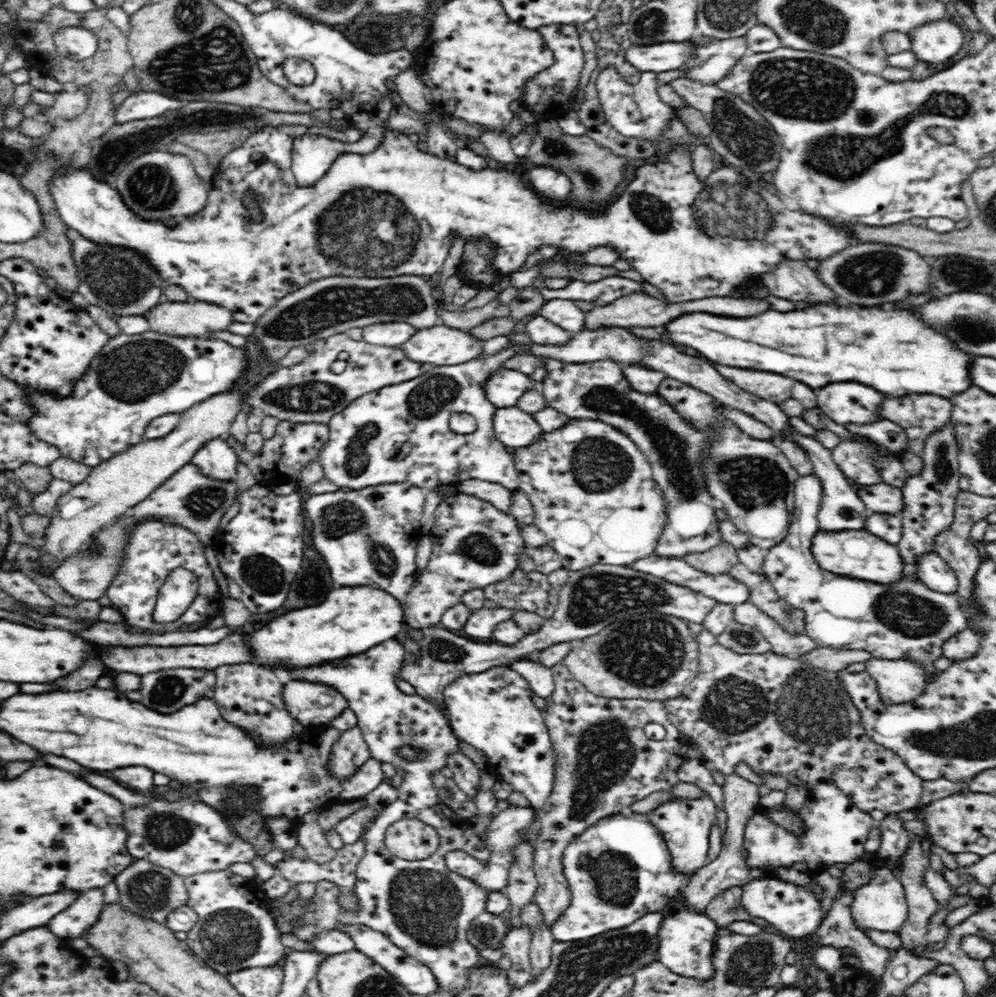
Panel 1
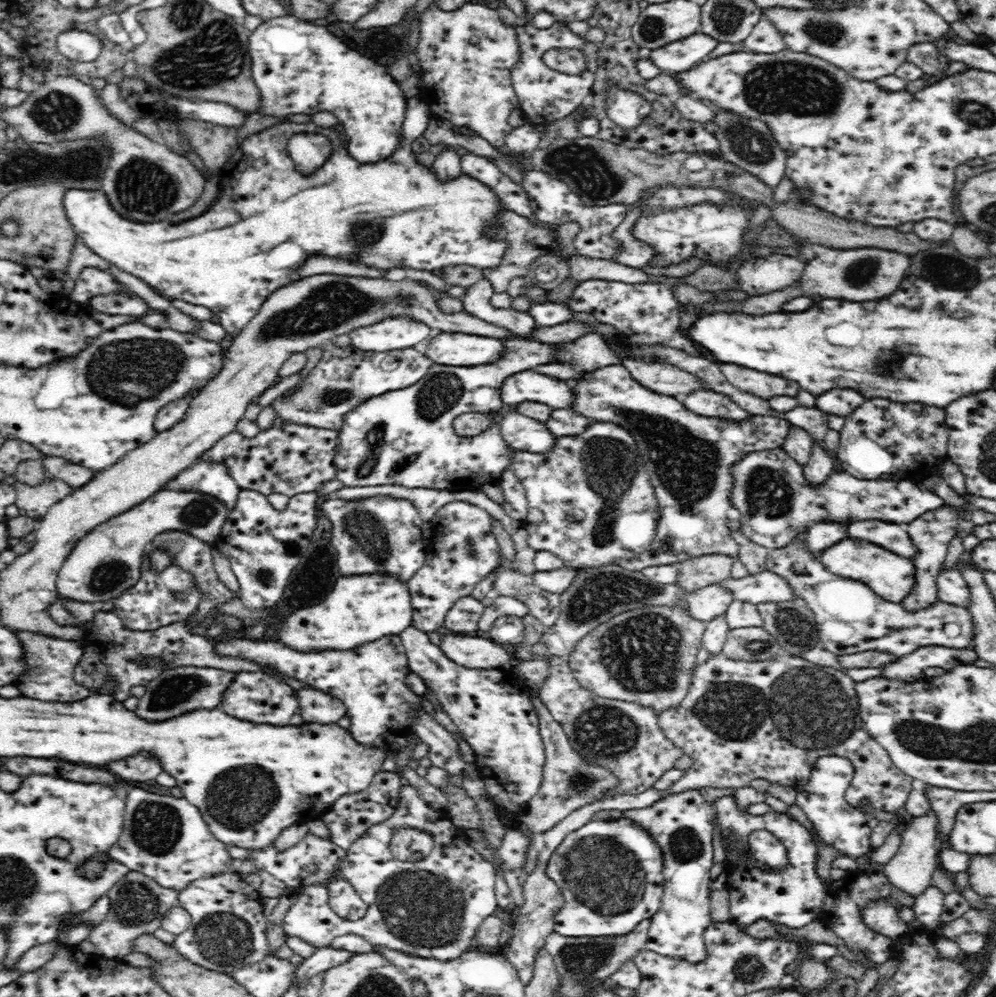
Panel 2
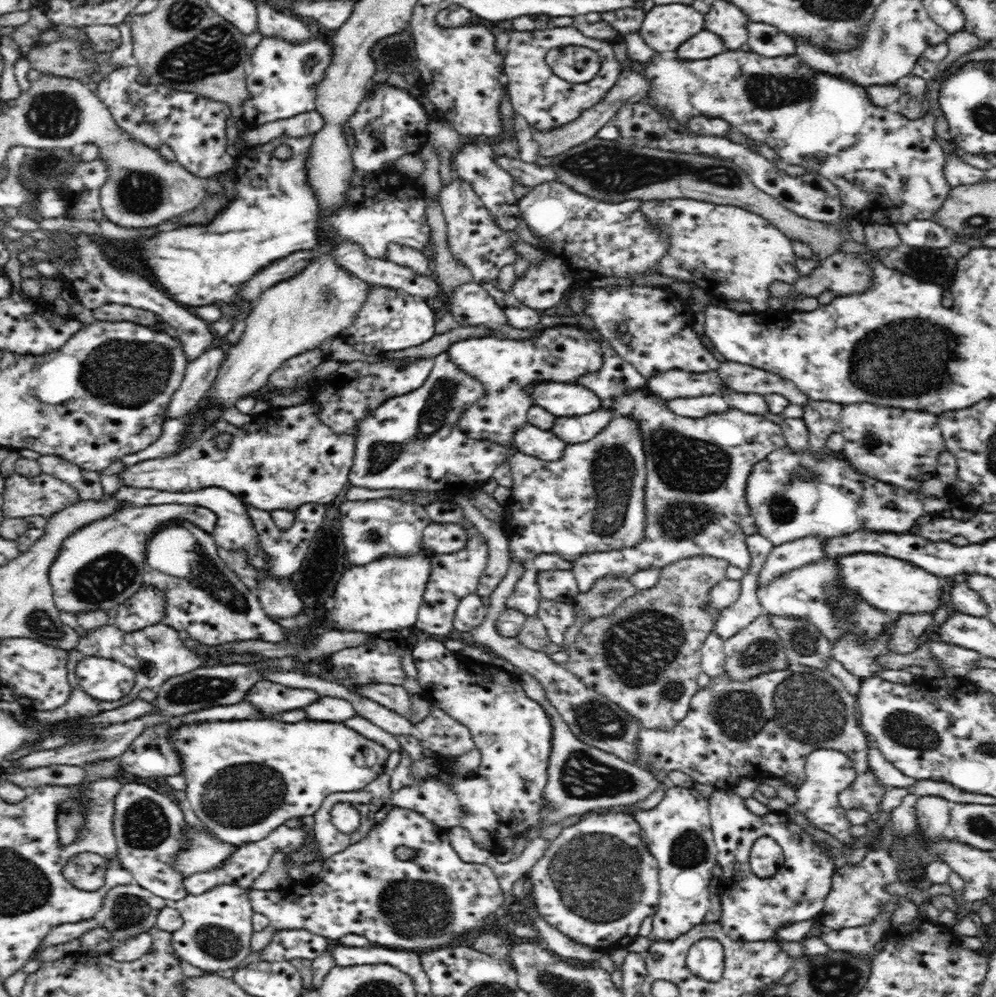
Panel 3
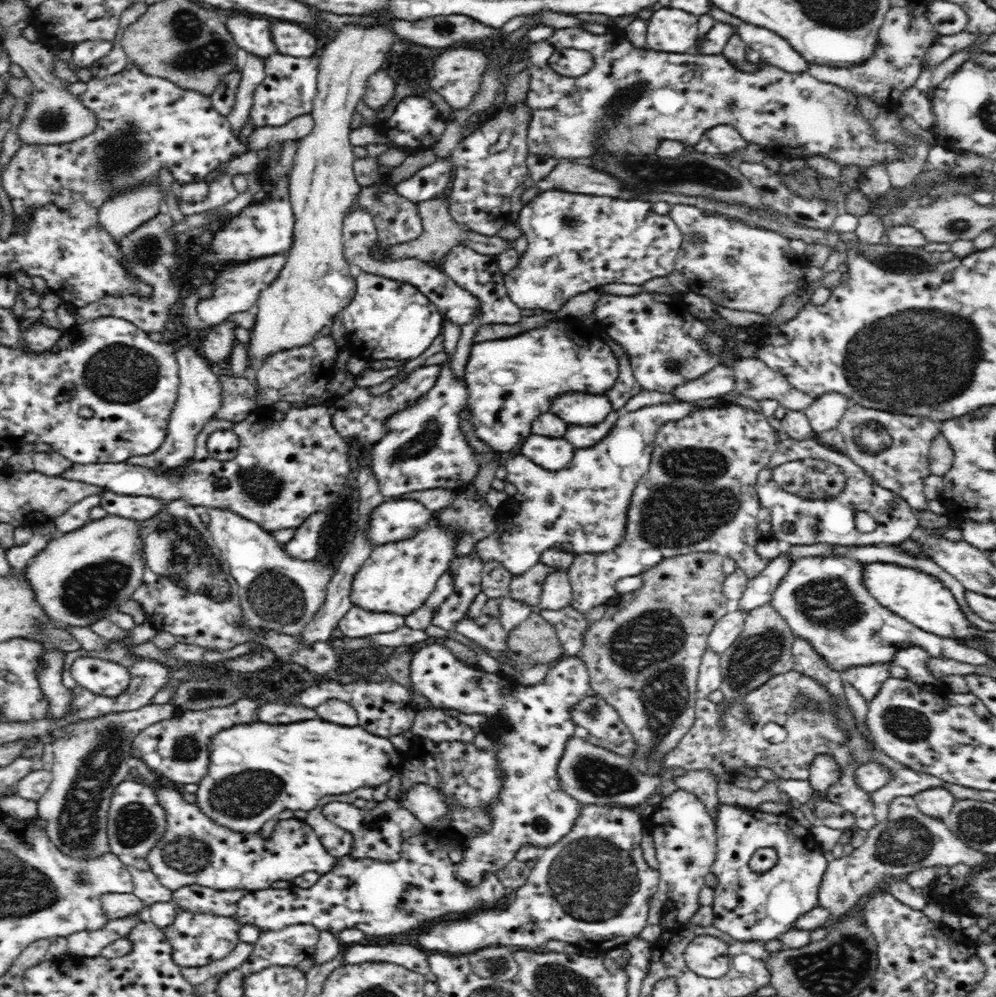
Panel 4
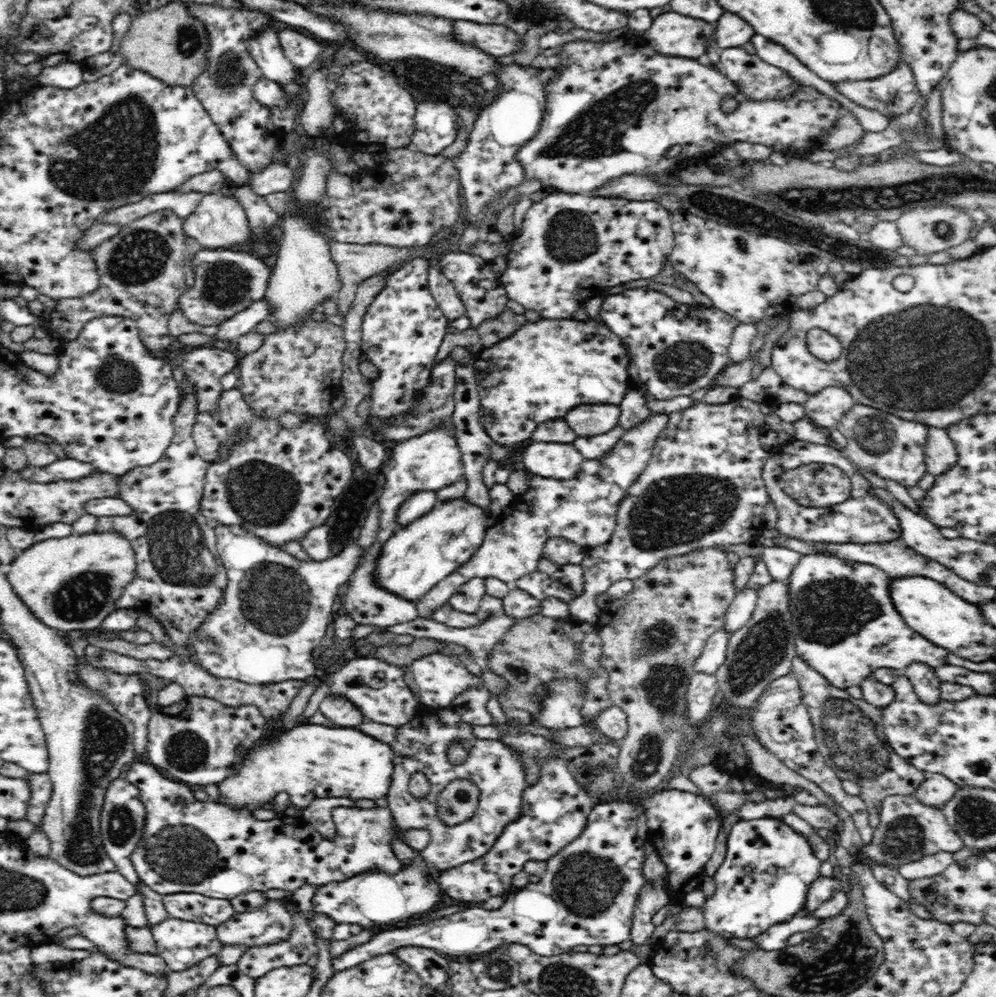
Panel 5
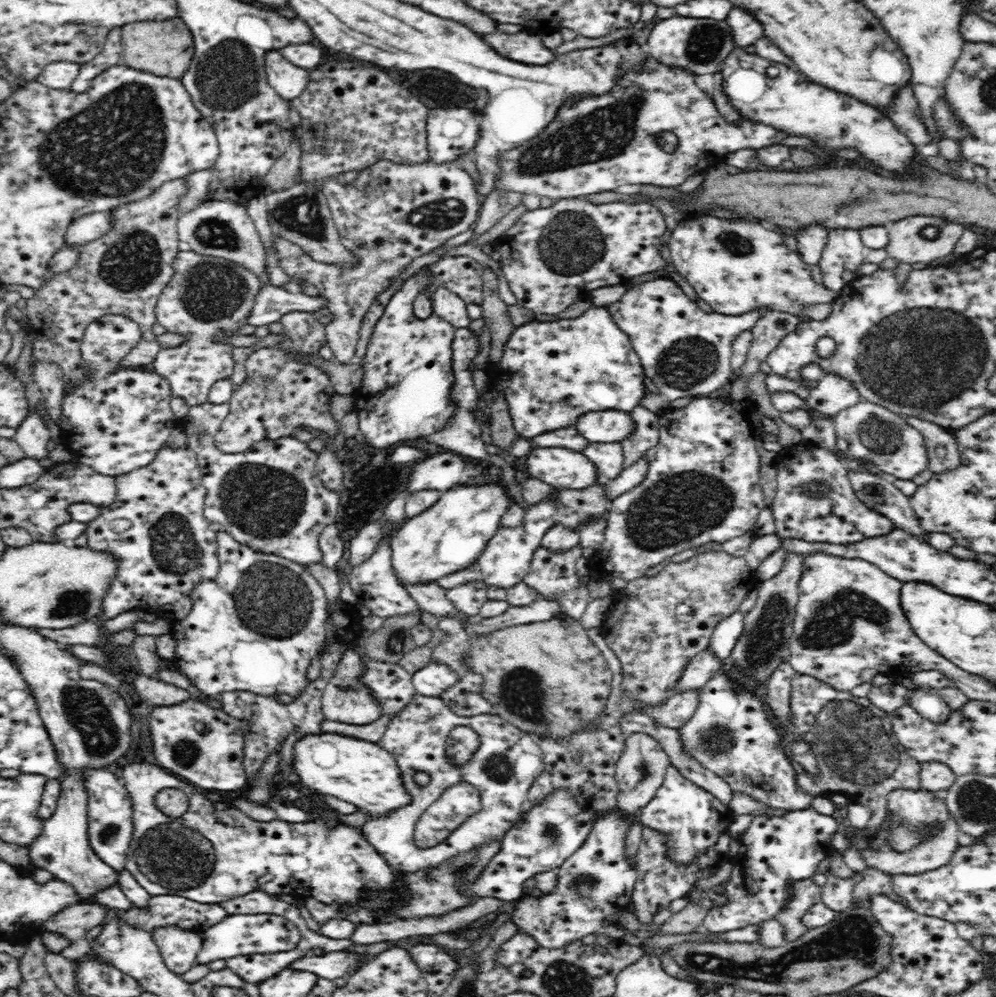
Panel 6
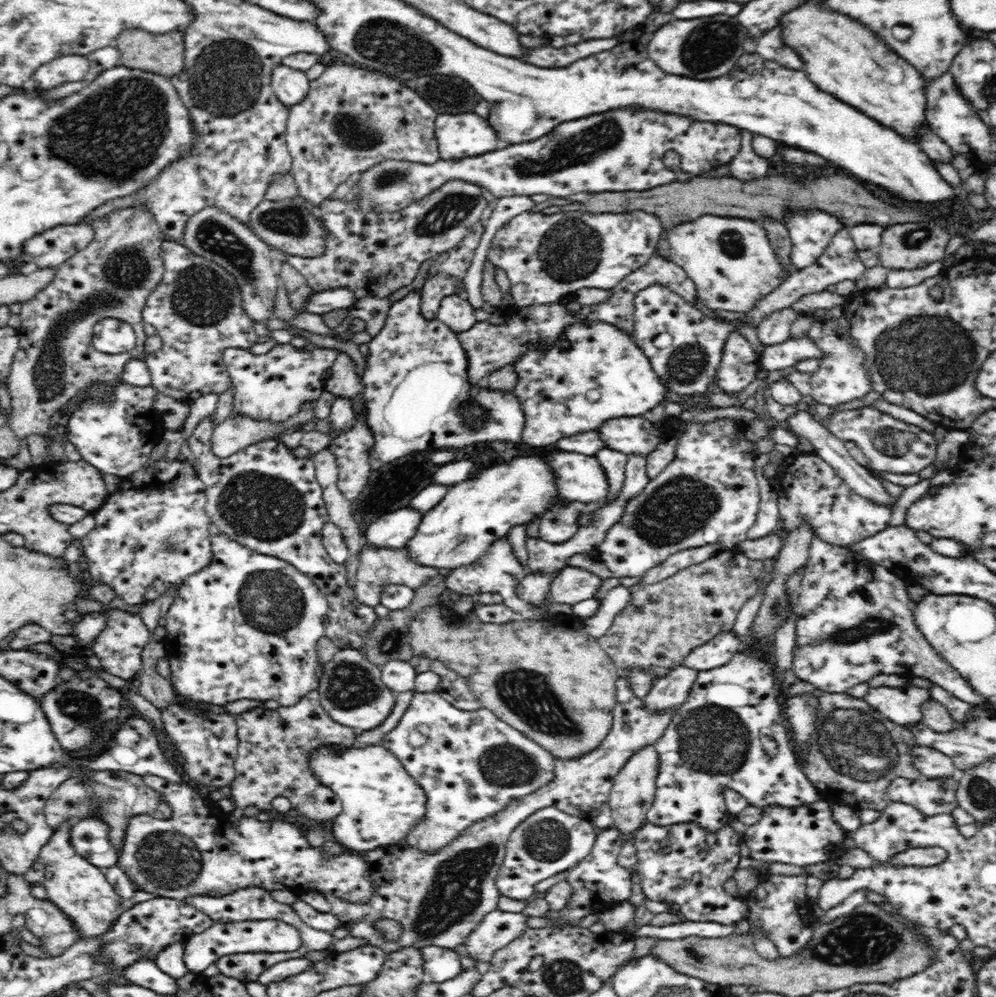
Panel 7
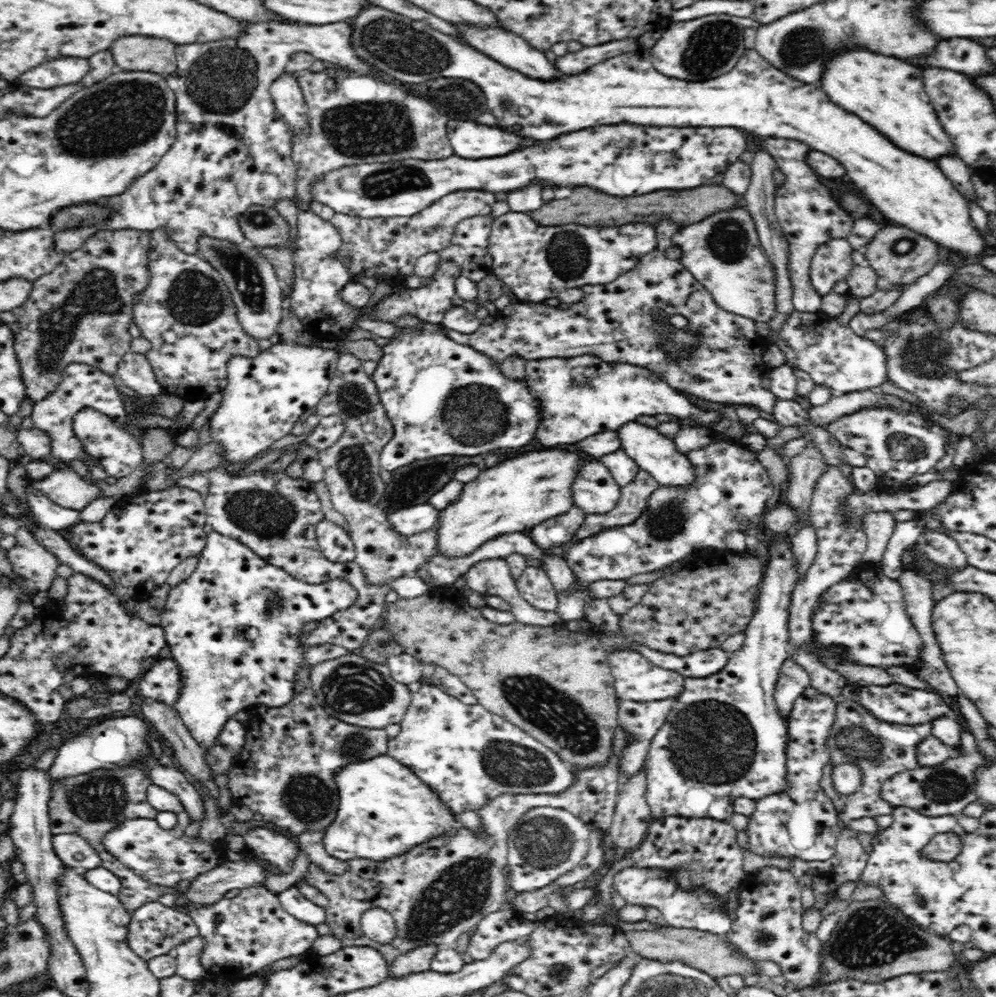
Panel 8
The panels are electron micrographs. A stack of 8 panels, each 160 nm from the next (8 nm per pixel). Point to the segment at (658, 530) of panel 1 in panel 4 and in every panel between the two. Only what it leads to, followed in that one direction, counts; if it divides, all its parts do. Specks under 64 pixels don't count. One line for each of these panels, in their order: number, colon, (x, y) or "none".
2: (590, 501)
3: (591, 500)
4: (582, 509)

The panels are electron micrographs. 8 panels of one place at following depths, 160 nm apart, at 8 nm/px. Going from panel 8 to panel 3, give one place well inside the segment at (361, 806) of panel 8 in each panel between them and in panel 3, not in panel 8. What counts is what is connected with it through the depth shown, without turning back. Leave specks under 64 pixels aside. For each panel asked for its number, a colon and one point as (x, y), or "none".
3: (245, 778)
4: (255, 771)
5: (311, 761)
6: (362, 773)
7: (381, 803)

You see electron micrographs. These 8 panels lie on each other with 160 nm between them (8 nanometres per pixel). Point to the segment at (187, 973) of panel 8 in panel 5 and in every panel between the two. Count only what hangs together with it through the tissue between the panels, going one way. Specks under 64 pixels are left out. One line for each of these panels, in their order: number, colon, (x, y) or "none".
5: (271, 925)
6: (238, 935)
7: (201, 950)

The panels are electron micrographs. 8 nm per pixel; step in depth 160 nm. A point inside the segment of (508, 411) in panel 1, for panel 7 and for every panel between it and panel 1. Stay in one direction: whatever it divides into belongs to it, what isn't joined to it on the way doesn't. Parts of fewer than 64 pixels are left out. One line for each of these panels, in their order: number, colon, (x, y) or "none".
2: (521, 433)
3: (545, 445)
4: (553, 454)
5: (552, 461)
6: (561, 468)
7: (580, 477)

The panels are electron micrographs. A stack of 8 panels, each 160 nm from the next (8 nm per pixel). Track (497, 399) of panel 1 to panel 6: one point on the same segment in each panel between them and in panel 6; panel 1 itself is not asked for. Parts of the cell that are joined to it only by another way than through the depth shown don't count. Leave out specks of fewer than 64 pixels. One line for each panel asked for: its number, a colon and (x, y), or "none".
2: (530, 386)
3: (560, 399)
4: (581, 409)
5: (587, 420)
6: (608, 427)

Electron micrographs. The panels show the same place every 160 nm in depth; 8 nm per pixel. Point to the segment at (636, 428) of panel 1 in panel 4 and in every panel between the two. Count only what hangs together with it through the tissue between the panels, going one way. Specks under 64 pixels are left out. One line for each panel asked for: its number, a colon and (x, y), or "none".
2: (689, 458)
3: (697, 469)
4: (699, 495)

